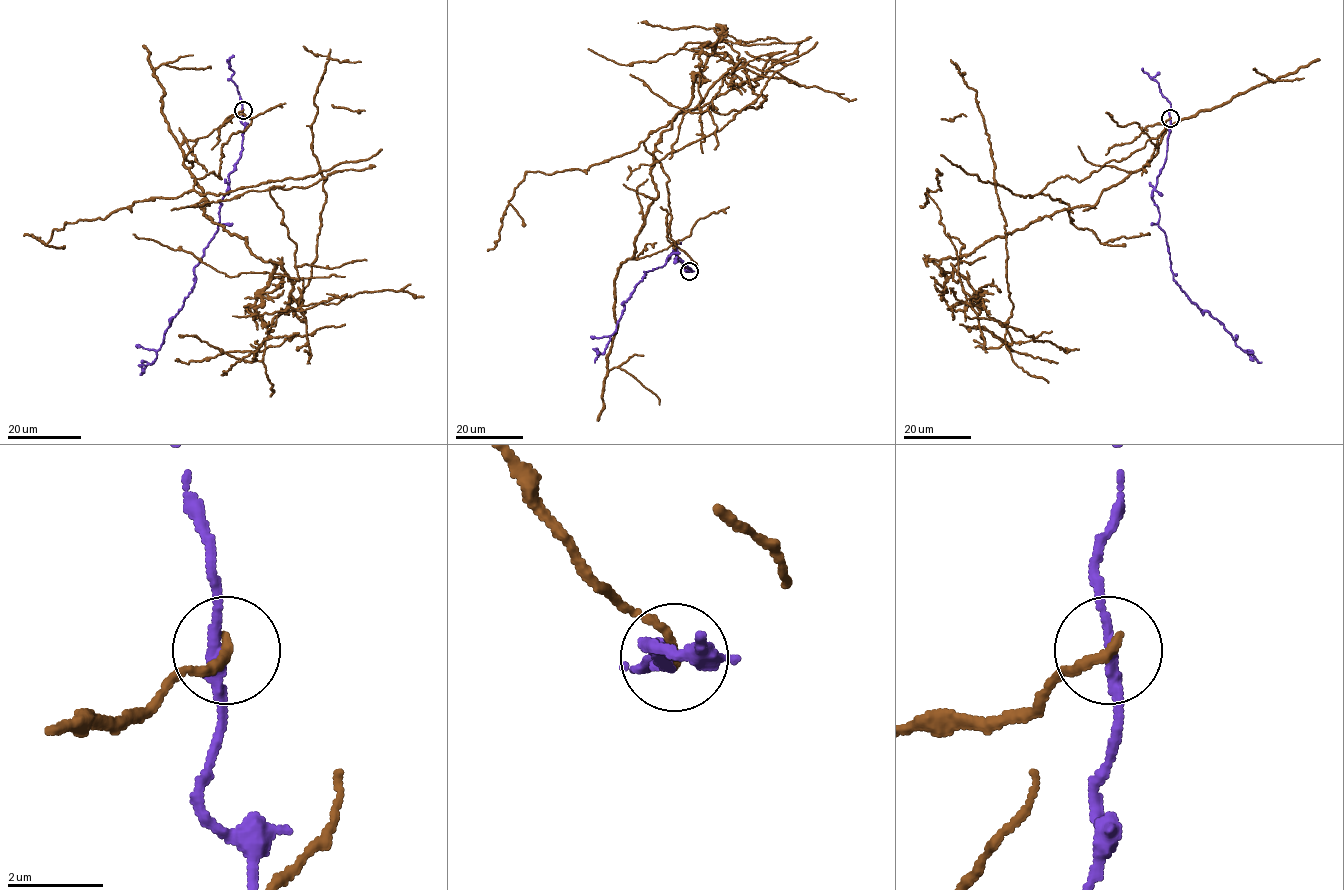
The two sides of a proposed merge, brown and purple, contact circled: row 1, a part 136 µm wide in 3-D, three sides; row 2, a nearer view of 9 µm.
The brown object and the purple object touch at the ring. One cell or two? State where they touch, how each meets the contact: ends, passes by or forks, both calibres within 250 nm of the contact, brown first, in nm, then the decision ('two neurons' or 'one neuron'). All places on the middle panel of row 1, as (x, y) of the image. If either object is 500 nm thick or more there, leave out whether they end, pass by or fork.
place (689, 271); brown ends; purple passes by; calibres 200 and 220 nm; two neurons

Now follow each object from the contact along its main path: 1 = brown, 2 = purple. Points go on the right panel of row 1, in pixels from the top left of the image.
1: (1170, 118), (1143, 132), (1155, 155), (1093, 206), (941, 260), (946, 304), (1002, 322), (1005, 219), (960, 74)
2: (1170, 118), (1166, 160), (1151, 197), (1172, 279), (1223, 325), (1237, 346), (1261, 362)

